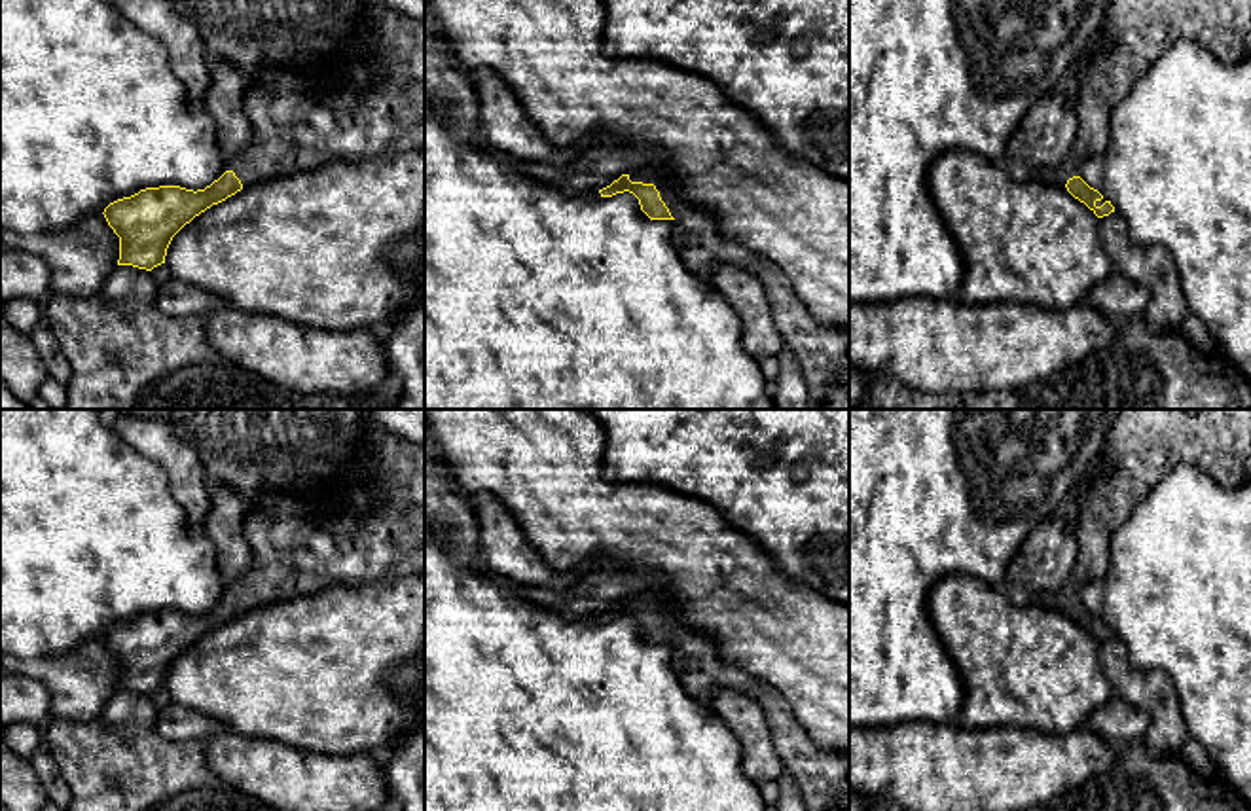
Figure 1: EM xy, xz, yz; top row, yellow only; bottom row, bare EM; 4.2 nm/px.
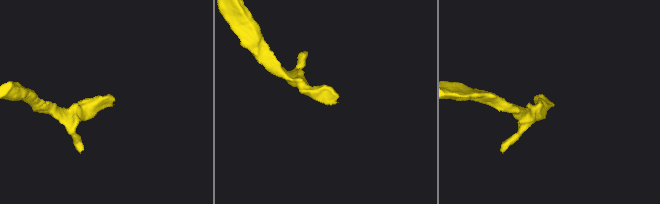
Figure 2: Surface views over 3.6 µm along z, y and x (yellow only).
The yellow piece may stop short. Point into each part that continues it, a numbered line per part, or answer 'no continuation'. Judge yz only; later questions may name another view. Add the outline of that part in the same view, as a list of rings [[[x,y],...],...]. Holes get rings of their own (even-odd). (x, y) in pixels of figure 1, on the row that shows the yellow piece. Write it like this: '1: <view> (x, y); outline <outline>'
1: yz (1140, 31); outline [[[1115,0],[1101,30],[1109,49],[1082,66],[1075,144],[1058,169],[1044,172],[1063,186],[1079,176],[1084,157],[1107,148],[1111,112],[1175,42],[1192,40],[1223,63],[1251,57],[1251,0]]]

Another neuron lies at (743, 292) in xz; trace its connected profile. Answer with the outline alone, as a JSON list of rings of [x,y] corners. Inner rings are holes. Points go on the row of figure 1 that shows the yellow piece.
[[[715,261],[707,280],[739,316],[743,328],[743,349],[756,360],[777,356],[783,341],[773,326],[760,280],[749,271],[726,261]]]

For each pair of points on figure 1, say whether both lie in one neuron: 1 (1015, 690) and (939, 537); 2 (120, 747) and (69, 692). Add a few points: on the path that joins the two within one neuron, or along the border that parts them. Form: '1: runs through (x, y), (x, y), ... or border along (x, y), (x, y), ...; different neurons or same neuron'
1: border along (997, 588), (948, 573), (933, 586), (927, 607); different neurons
2: border along (118, 690), (91, 719), (54, 719); different neurons

